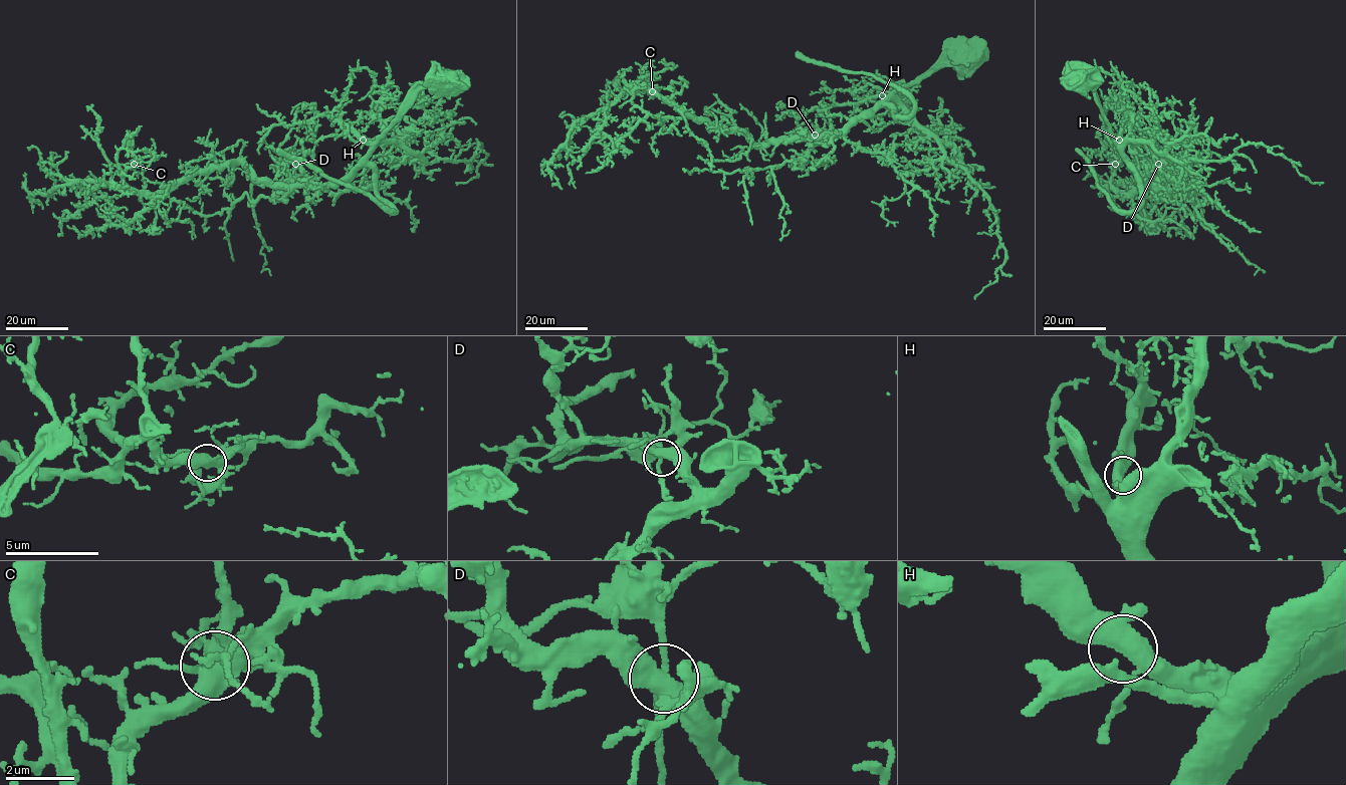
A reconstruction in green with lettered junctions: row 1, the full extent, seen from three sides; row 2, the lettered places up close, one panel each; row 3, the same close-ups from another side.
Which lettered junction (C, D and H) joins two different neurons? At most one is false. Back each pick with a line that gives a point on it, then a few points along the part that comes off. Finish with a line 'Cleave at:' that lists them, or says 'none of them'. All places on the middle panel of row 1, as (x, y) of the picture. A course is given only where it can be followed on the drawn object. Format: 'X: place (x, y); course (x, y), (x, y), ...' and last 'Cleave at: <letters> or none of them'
D: place (815, 135); course (815, 135), (824, 125), (822, 111), (821, 115)
Cleave at: D

